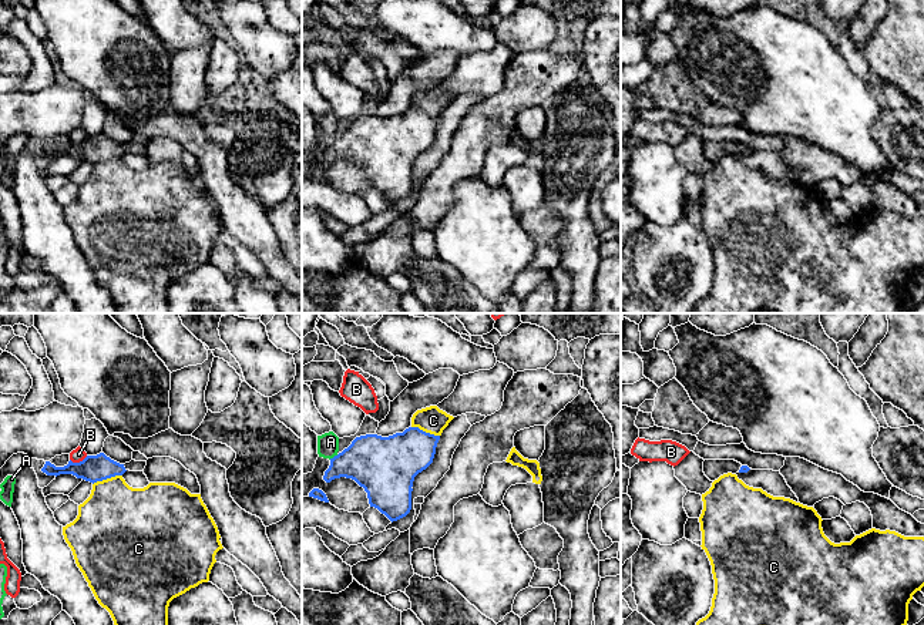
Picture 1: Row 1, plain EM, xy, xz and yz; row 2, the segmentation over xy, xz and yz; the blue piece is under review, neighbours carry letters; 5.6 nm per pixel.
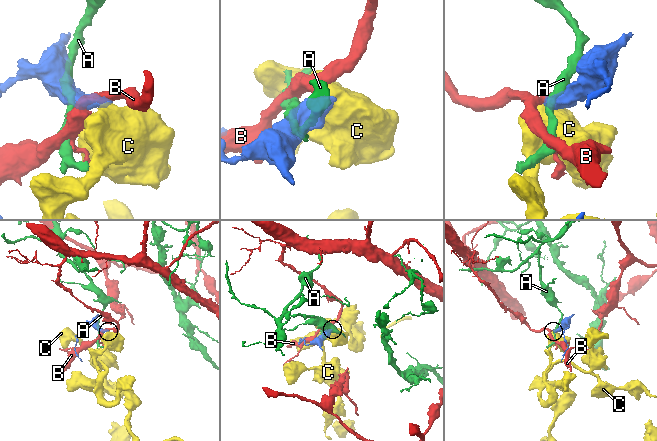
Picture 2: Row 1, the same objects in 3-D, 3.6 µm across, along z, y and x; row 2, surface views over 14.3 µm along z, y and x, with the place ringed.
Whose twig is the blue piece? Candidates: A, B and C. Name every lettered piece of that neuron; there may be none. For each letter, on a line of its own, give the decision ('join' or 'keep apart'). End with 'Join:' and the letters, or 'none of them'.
A: keep apart
B: keep apart
C: keep apart
Join: none of them

